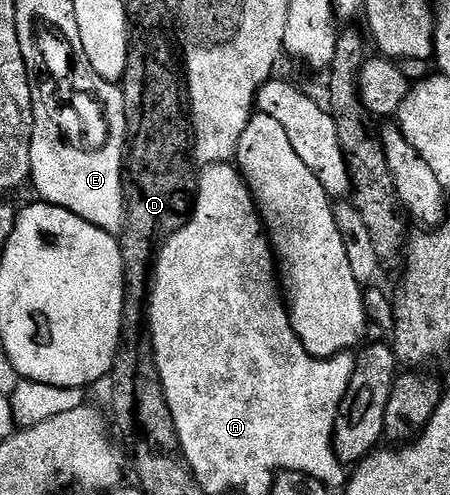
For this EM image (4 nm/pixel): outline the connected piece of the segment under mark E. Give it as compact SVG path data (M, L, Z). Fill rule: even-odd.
M101 82L98 98L103 106L104 113L112 124L112 141L108 151L104 155L79 155L79 153L53 153L42 145L42 140L32 137L32 174L30 176L31 186L36 186L36 191L45 203L52 203L55 207L66 209L94 225L98 225L103 231L108 231L114 236L119 236L124 229L124 177L122 168L124 166L124 141L128 138L126 129L126 105L122 102L122 91L119 86L111 83Z

